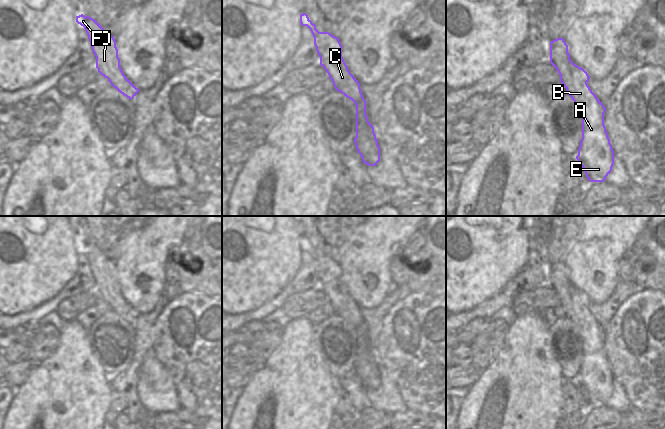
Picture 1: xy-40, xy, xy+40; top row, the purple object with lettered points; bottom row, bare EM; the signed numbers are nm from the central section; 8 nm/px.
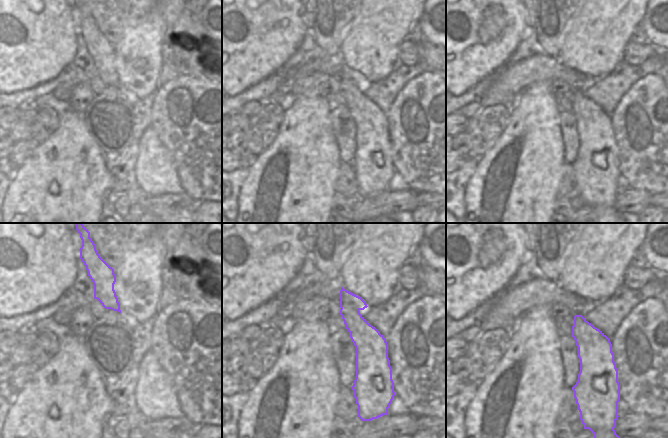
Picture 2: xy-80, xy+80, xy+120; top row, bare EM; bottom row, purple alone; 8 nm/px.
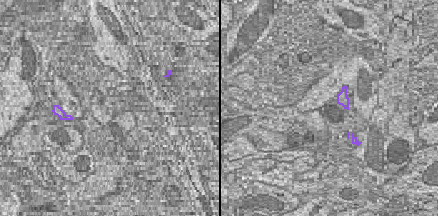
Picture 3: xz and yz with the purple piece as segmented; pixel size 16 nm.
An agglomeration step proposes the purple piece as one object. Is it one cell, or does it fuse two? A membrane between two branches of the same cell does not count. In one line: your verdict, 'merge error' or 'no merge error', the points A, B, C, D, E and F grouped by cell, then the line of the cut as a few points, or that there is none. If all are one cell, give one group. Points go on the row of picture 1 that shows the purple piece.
no merge error; groups A B C D E F; cut none

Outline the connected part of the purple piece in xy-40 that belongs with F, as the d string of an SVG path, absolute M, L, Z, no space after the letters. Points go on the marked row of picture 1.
M83 14L76 16L76 22L84 27L92 51L96 57L98 72L108 79L121 94L133 99L140 91L123 73L120 67L118 49L114 36L111 36L96 20Z

